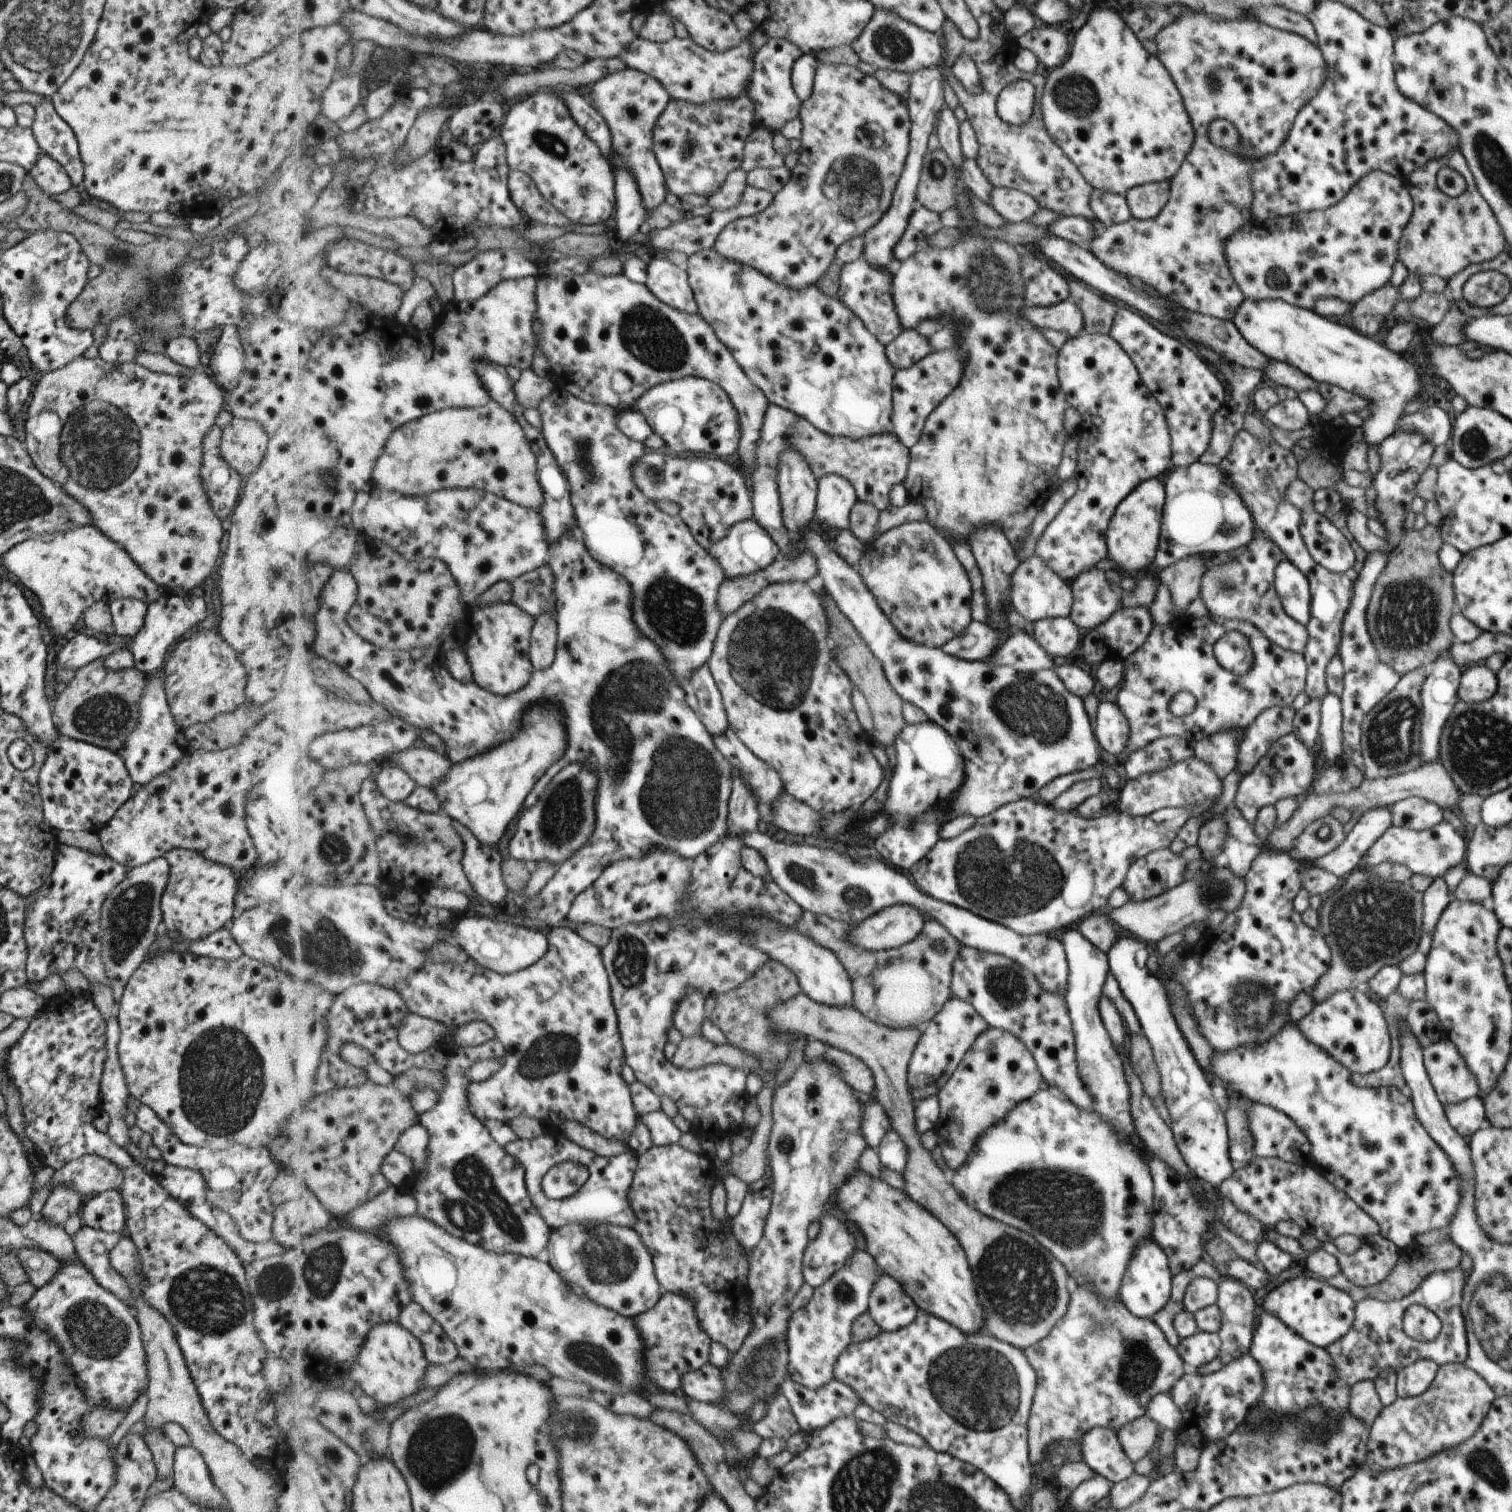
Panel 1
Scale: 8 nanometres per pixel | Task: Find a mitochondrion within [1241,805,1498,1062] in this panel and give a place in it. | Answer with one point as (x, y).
(1368, 922)

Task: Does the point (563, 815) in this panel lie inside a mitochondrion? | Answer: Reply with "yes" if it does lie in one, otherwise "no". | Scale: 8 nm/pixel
yes

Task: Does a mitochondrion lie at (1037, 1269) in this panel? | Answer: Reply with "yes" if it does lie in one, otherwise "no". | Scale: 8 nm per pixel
yes

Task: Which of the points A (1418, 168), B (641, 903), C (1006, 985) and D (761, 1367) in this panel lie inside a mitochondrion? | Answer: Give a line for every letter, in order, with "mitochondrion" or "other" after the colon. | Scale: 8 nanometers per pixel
A: other
B: other
C: mitochondrion
D: mitochondrion

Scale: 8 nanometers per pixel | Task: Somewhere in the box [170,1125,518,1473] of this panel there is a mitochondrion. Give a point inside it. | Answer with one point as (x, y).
(320, 1272)

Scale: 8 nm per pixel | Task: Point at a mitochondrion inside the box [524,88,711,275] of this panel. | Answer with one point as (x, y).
(552, 144)

